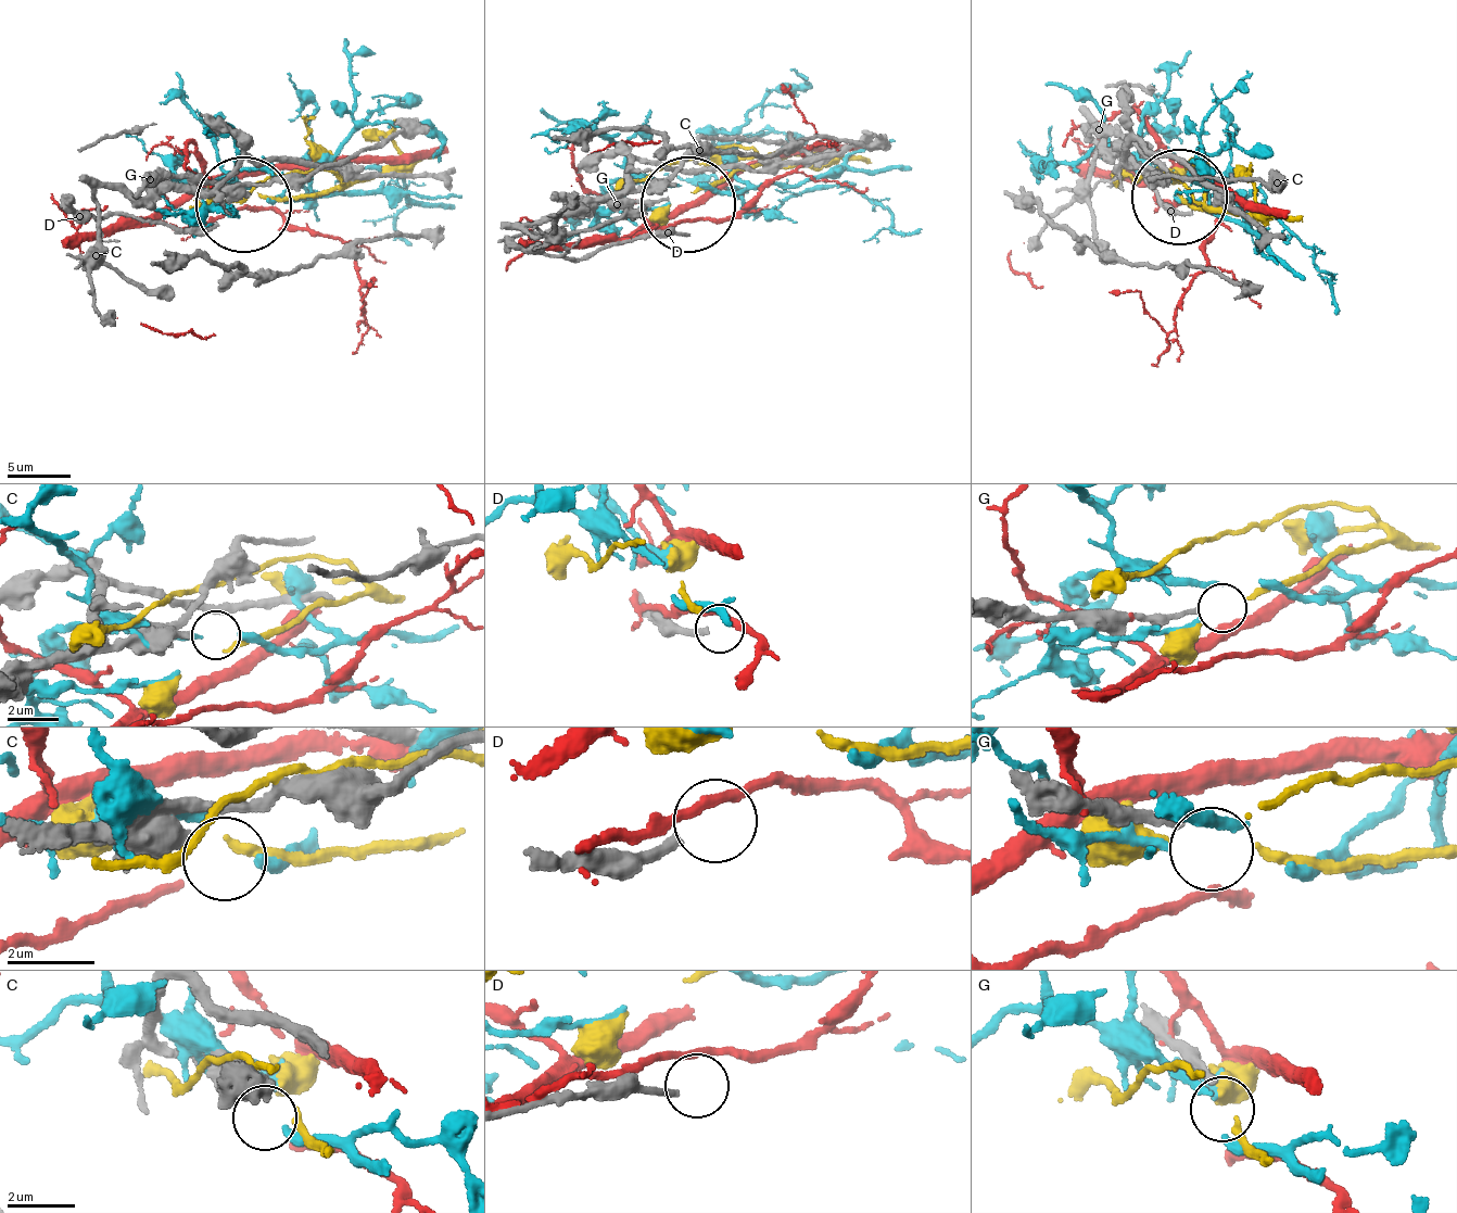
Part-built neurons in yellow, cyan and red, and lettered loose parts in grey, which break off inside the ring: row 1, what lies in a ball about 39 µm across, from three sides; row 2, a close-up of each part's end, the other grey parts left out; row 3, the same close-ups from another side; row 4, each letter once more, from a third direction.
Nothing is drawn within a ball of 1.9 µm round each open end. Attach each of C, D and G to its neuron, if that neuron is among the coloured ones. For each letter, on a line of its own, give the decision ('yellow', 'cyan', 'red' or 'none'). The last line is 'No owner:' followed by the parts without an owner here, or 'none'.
C: none
D: none
G: yellow
No owner: C, D

